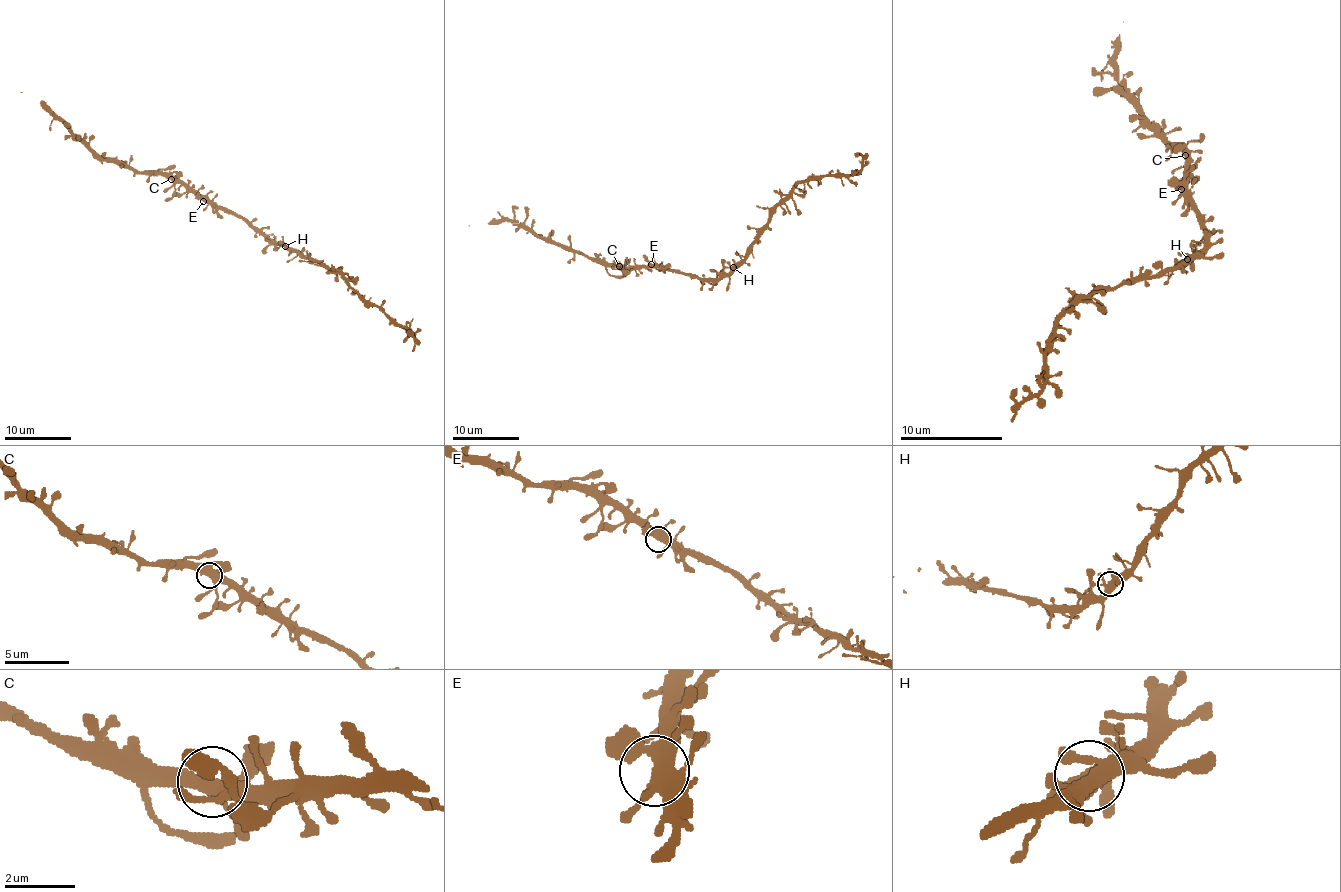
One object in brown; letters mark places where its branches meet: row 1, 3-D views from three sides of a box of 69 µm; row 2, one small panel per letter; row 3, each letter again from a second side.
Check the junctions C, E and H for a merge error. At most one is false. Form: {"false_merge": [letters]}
{"false_merge": []}

